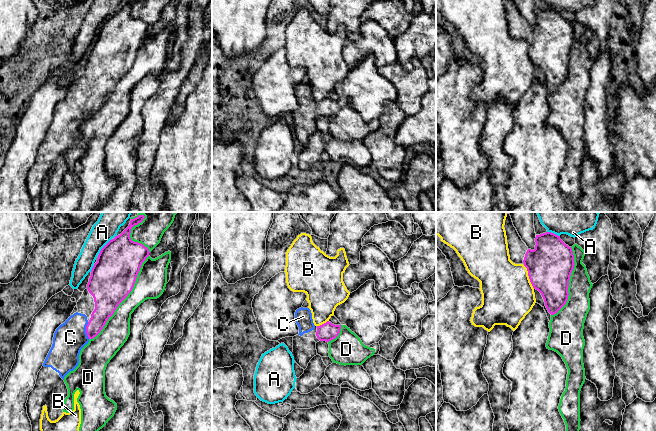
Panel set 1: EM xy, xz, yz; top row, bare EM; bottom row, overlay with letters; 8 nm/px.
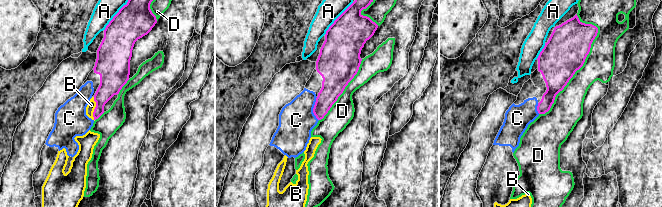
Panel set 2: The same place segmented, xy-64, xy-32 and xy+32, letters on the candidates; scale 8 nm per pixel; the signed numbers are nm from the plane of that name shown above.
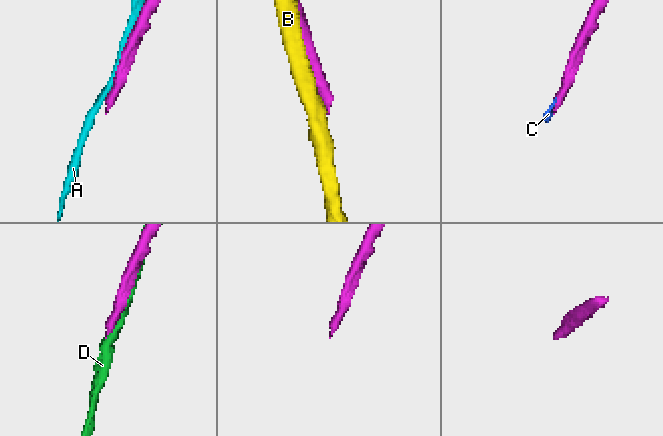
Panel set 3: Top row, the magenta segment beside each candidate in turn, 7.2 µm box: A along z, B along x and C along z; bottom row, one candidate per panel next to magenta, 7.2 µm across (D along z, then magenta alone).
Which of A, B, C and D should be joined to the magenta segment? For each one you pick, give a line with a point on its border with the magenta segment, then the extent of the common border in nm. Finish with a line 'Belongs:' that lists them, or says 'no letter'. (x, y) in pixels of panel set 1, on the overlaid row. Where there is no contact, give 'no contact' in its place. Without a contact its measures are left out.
C: contact xy (86, 330); length 140 nm
Belongs: C

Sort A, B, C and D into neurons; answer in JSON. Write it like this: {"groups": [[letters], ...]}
{"groups": [["A"], ["B"], ["C"], ["D"]]}

